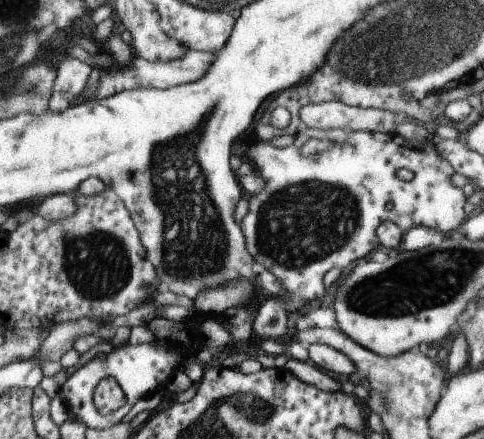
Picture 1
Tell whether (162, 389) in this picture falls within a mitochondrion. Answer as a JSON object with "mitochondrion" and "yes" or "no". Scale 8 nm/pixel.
{"mitochondrion":"no"}

